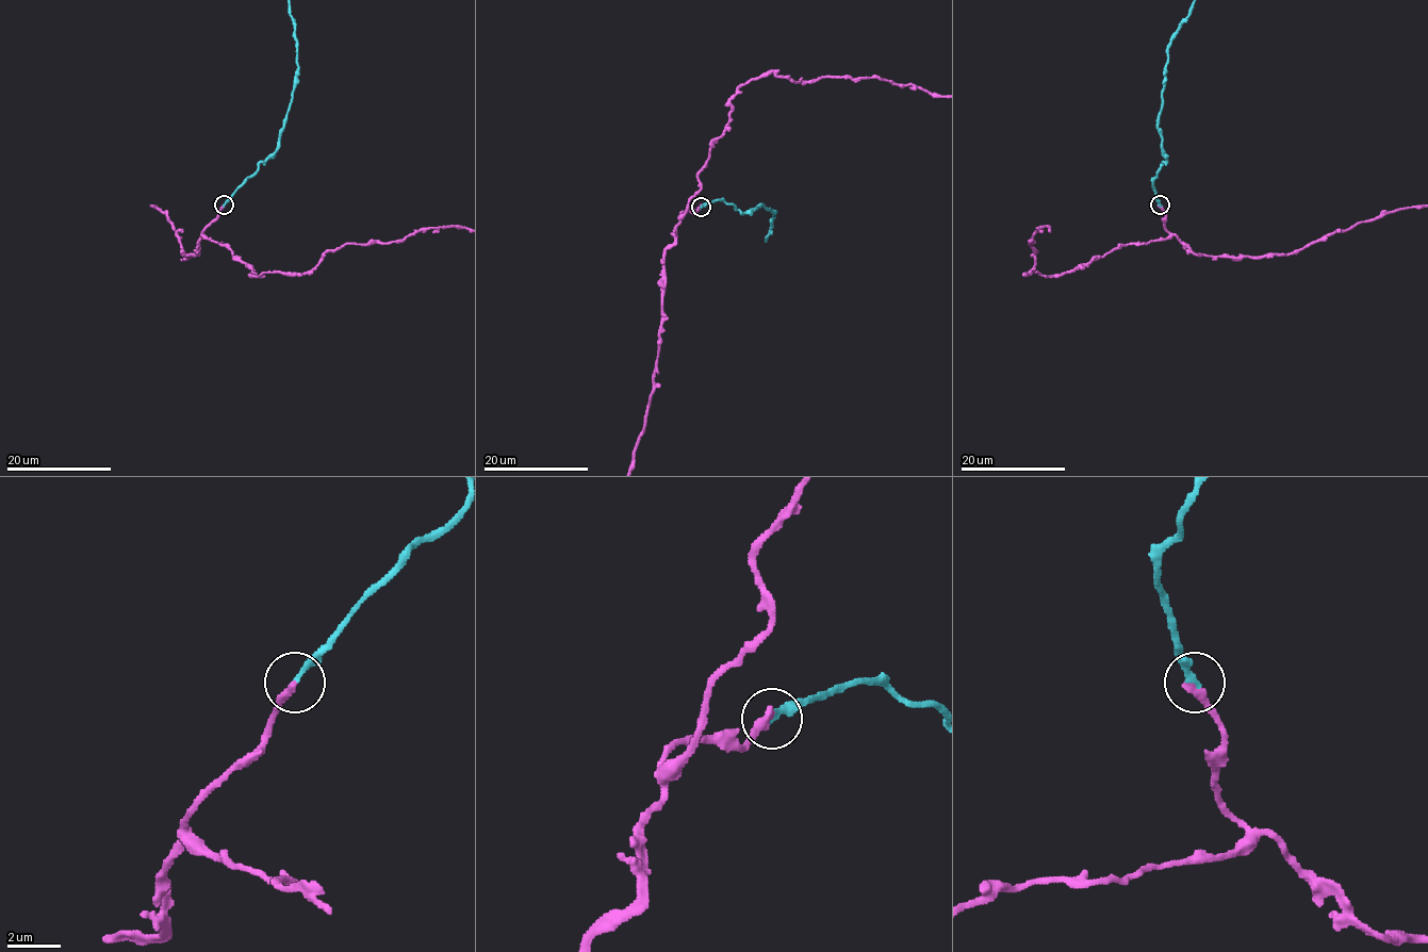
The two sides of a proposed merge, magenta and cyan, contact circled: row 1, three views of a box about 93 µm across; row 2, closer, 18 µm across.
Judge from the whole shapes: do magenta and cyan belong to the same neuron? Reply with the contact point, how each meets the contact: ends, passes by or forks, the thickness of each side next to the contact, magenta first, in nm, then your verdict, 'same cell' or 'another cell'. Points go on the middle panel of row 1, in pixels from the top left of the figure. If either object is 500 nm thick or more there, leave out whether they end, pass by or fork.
place (701, 207); magenta ends; cyan ends; calibres 320 and 240 nm; same cell

